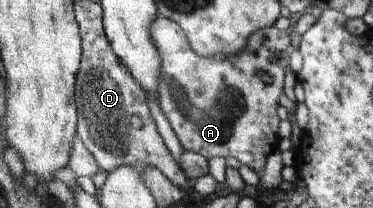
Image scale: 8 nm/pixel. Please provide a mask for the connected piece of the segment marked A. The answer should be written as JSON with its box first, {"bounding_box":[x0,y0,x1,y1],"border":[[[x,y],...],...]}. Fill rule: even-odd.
{"bounding_box":[152,16,289,178],"border":[[[157,16],[152,23],[152,40],[159,50],[161,60],[160,88],[158,89],[158,103],[168,119],[175,135],[184,150],[197,152],[203,157],[235,157],[243,165],[248,165],[260,178],[264,172],[265,164],[272,153],[277,149],[277,107],[279,107],[279,95],[283,93],[283,75],[285,75],[285,61],[287,55],[283,49],[289,49],[287,45],[287,32],[279,31],[276,26],[261,28],[249,37],[247,47],[239,55],[215,55],[203,57],[193,51],[188,44],[187,35],[181,26],[170,19]],[[261,75],[271,75],[273,83],[265,83]]]}

